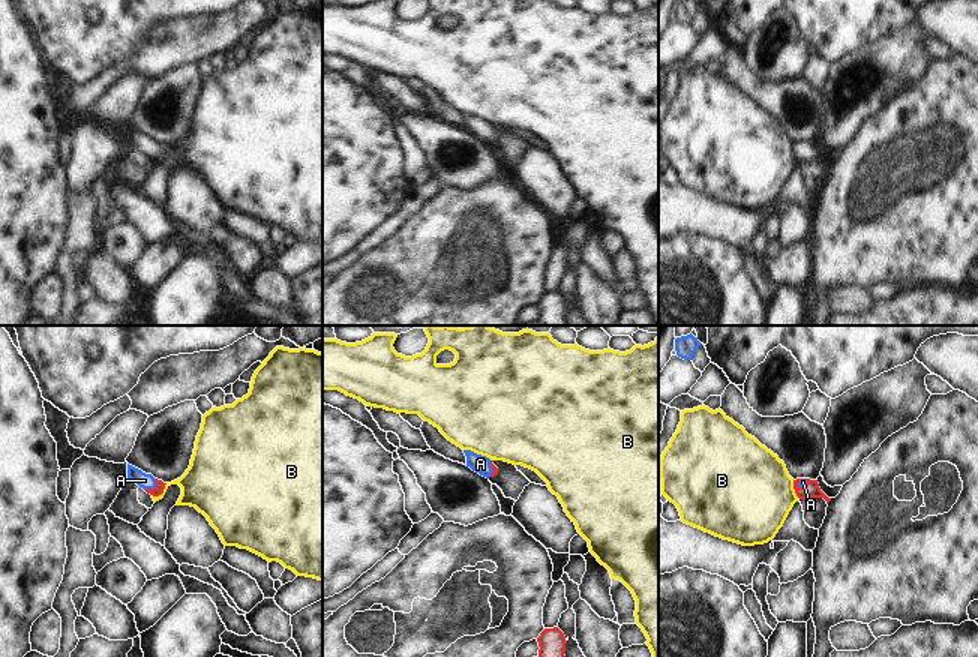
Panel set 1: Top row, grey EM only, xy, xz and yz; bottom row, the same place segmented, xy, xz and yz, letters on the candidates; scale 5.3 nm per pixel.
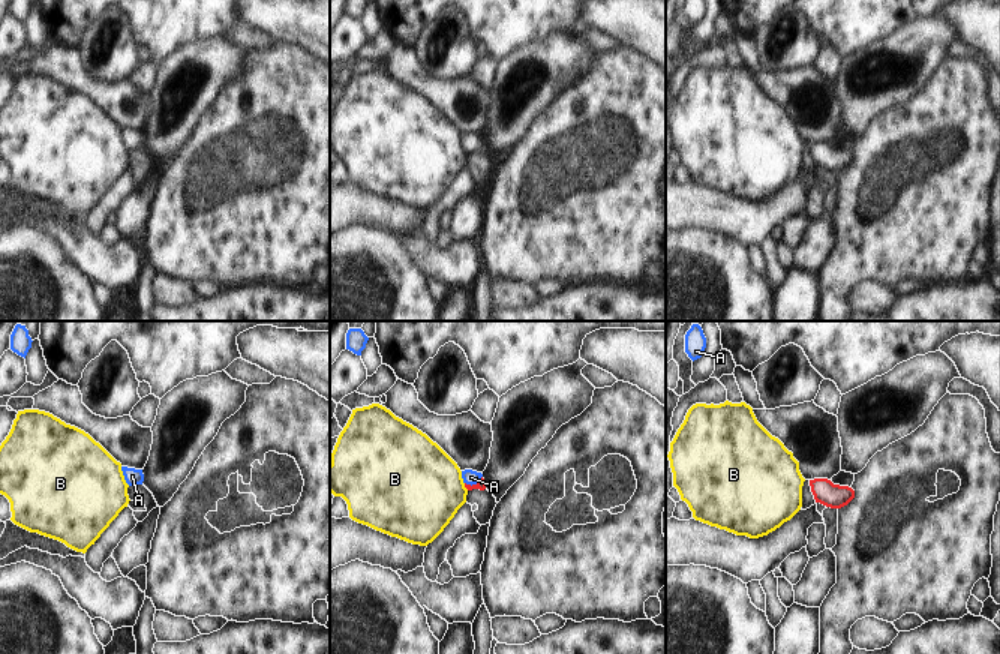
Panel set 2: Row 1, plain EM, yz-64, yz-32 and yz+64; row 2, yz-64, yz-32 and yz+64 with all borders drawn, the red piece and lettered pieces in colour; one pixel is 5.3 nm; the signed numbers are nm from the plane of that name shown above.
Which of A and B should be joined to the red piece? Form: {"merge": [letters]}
{"merge": ["A"]}

